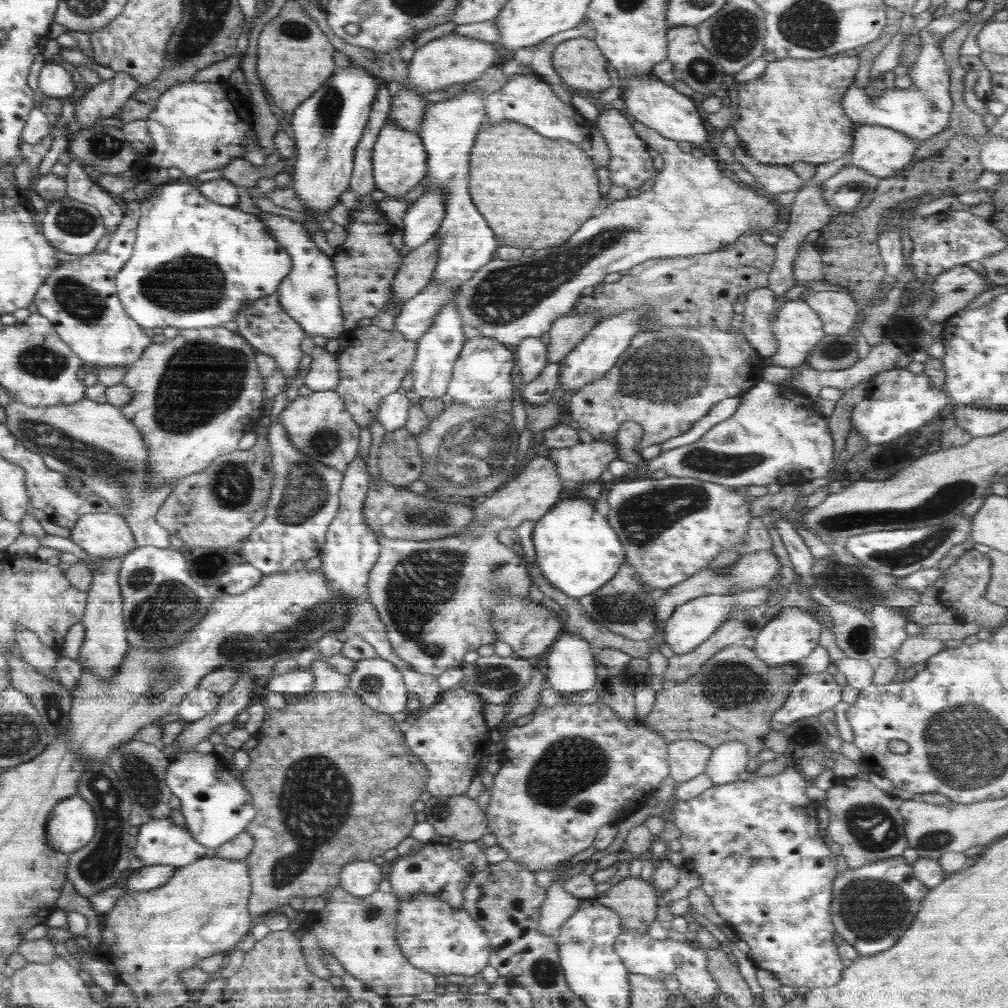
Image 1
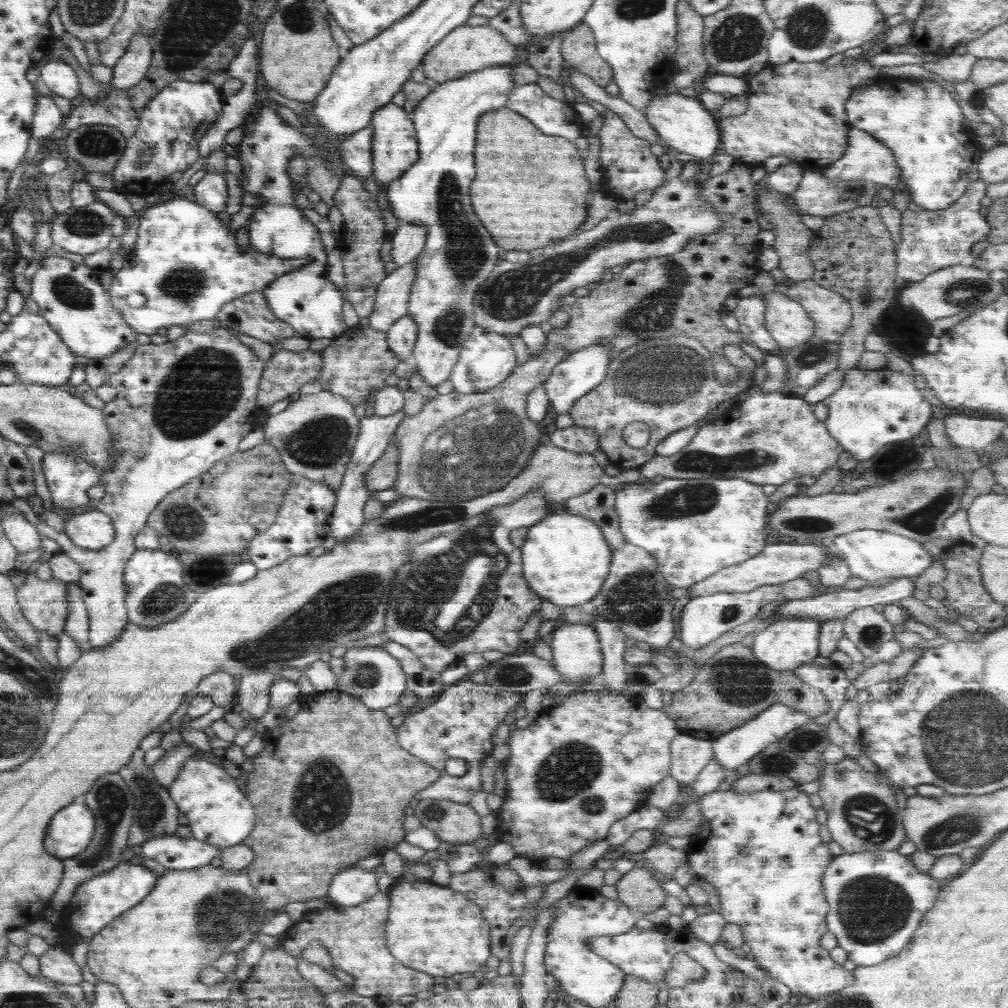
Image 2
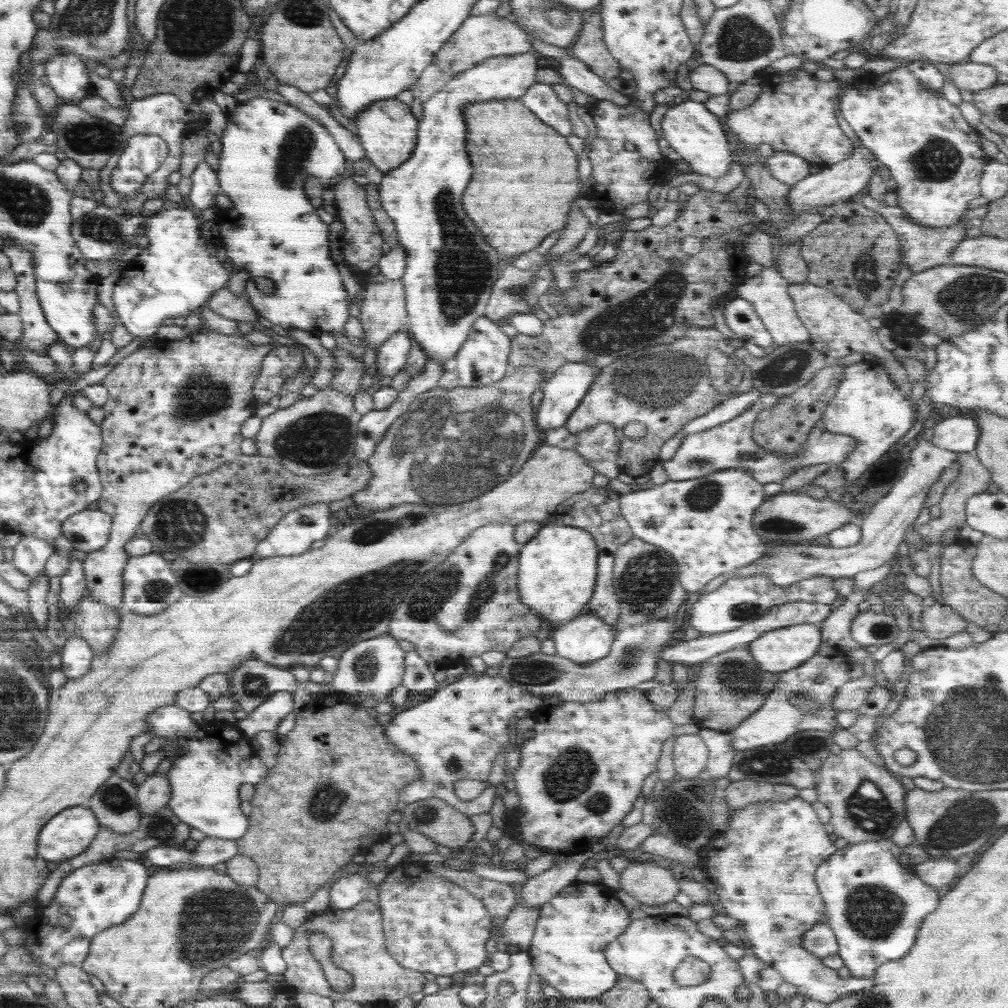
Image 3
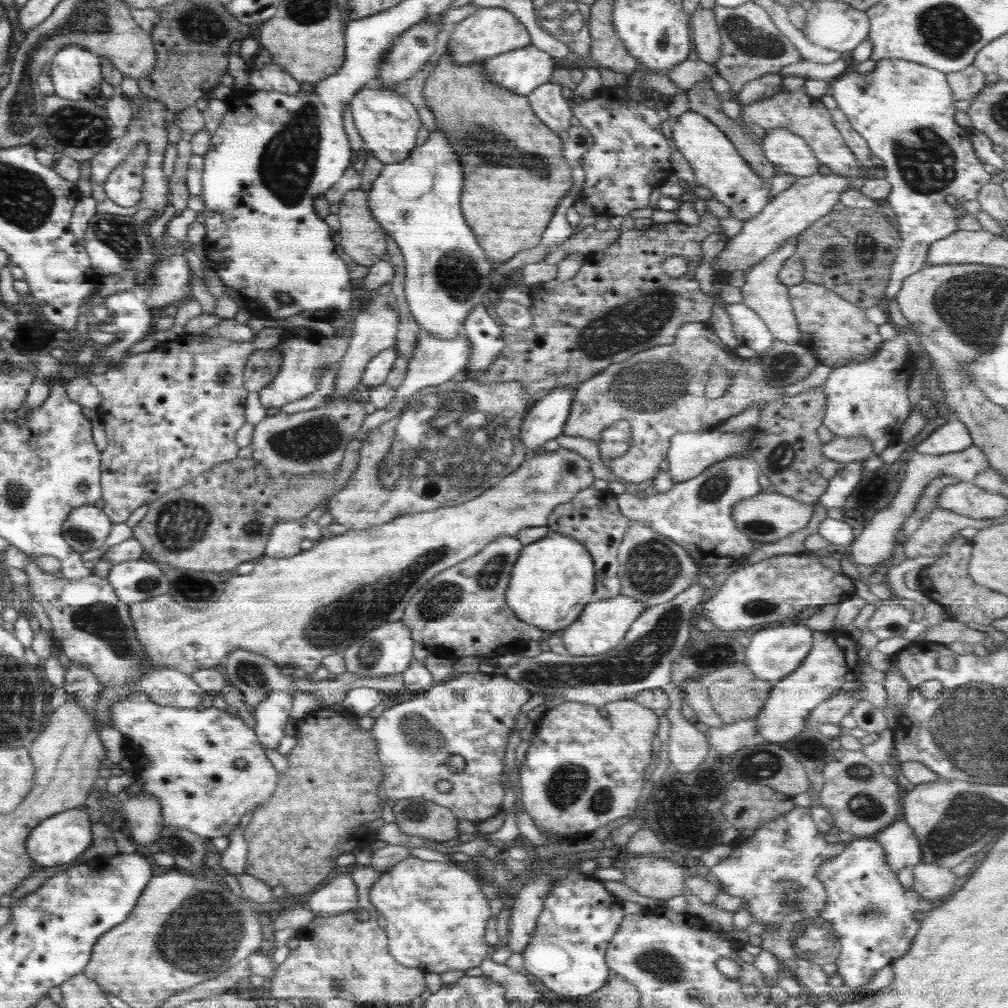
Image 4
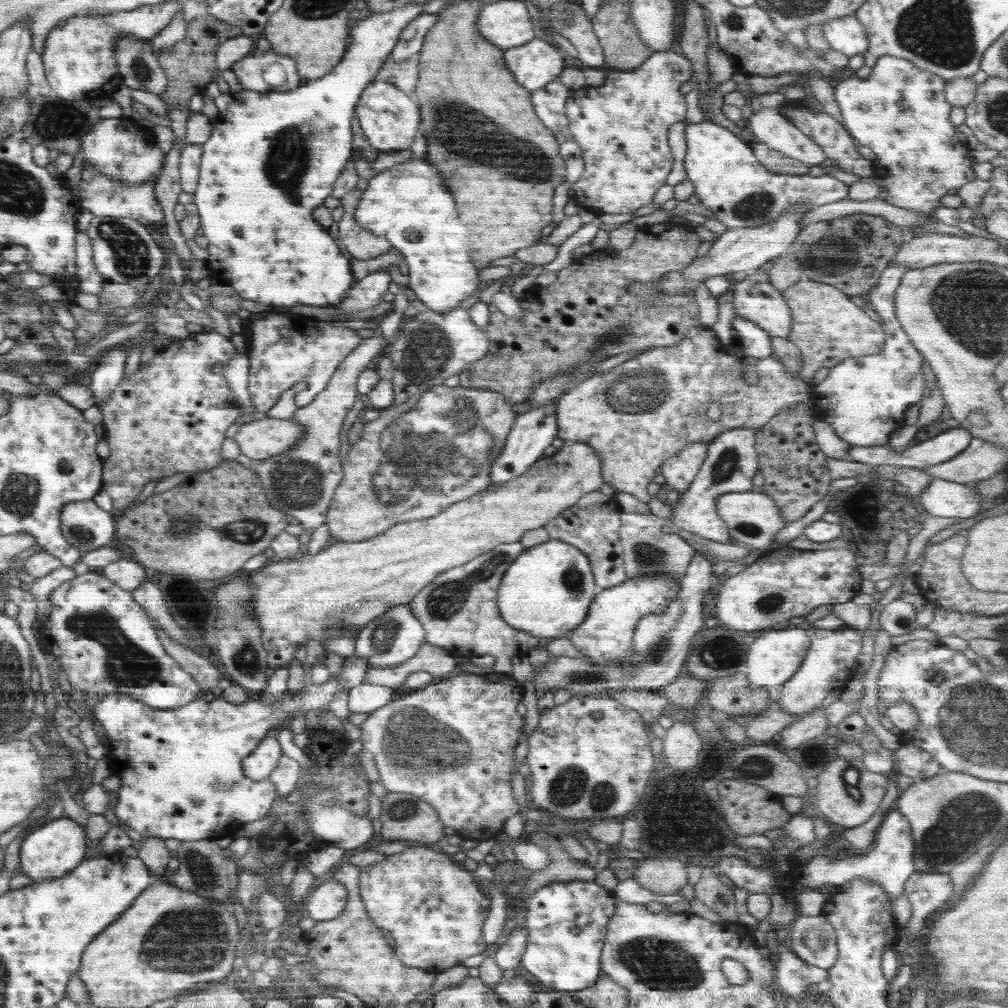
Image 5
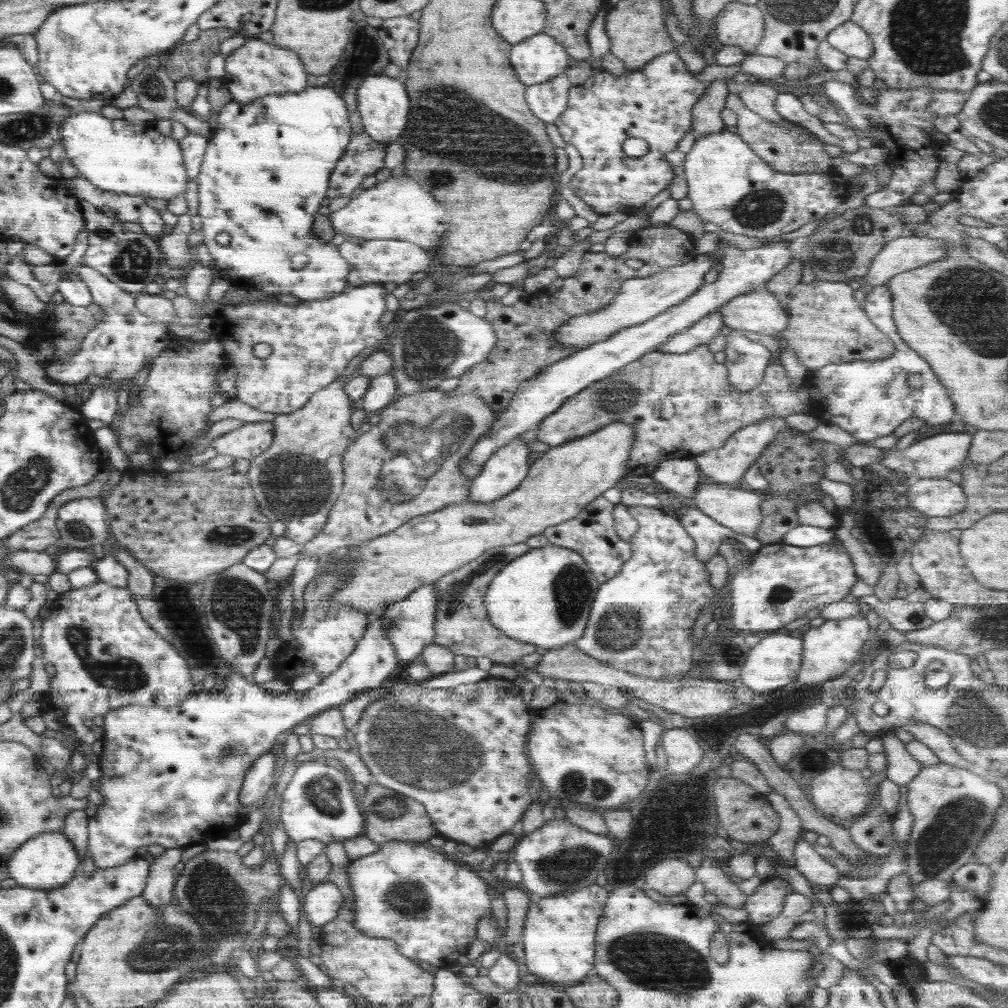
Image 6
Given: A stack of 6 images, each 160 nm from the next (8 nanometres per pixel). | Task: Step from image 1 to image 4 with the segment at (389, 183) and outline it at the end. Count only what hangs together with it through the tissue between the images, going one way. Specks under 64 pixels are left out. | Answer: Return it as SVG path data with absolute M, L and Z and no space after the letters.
M363 89L353 96L349 108L371 159L390 166L408 158L416 146L421 120L416 108L404 95L386 89Z

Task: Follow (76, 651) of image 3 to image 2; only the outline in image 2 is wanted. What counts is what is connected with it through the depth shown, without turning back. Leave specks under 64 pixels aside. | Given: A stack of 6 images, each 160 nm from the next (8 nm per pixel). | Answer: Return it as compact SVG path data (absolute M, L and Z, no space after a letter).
M79 582L68 583L68 588L71 588L71 596L69 597L71 598L71 616L63 634L74 639L82 647L82 651L86 653L90 651L90 640L88 640L90 620L86 614L86 606L80 598Z

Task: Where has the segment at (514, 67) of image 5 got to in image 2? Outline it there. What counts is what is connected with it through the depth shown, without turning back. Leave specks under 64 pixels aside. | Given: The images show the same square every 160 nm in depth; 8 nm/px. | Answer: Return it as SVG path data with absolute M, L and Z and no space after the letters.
M496 65L477 70L456 80L438 84L410 114L418 140L420 158L400 178L385 186L391 212L398 221L424 224L428 229L426 244L415 258L416 274L409 294L407 311L417 324L417 337L411 362L419 370L420 378L428 386L437 387L448 380L457 363L460 349L475 327L473 306L476 291L488 280L498 262L500 247L496 246L488 230L478 222L470 206L470 182L474 174L476 127L482 114L502 109L508 103L515 82L511 66Z

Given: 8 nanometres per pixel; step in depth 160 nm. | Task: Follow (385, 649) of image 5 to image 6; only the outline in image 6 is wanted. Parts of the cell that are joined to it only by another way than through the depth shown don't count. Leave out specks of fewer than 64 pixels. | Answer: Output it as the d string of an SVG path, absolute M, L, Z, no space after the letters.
M434 584L422 586L420 589L416 590L414 593L410 593L410 596L408 596L408 598L404 598L402 602L395 602L394 604L388 606L388 608L385 608L383 612L379 612L379 614L377 614L378 619L374 618L374 620L380 620L380 622L382 622L383 627L386 629L386 636L388 636L388 642L390 642L390 646L392 646L392 650L396 652L396 658L399 660L399 662L403 666L409 664L414 659L418 658L420 653L424 651L424 648L426 648L426 646L429 646L434 641L434 627L435 627L434 612L436 611L436 593L434 593L434 588L432 587L434 587Z

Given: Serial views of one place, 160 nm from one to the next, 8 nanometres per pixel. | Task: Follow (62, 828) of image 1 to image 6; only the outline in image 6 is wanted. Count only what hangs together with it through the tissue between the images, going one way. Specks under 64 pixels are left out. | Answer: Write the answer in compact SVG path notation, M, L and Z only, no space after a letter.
M48 832L20 845L7 862L4 876L14 878L18 887L52 890L70 882L76 868L78 856L74 846L64 838L64 832Z

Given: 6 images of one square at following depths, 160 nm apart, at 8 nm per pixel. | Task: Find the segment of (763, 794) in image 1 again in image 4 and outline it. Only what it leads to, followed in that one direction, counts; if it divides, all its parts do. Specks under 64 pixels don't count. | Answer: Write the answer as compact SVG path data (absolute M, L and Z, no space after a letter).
M794 807L774 820L760 823L753 837L741 836L732 844L734 853L720 864L712 866L710 872L720 880L720 889L730 896L742 899L746 909L757 923L764 923L767 930L760 934L763 941L760 947L769 950L777 958L778 964L784 962L792 970L795 978L807 993L816 996L829 996L844 1004L845 998L855 996L855 1000L890 986L893 970L890 965L880 969L872 980L864 986L853 988L843 984L839 987L828 985L827 974L821 964L813 959L800 958L789 939L794 924L803 918L818 917L827 903L826 889L817 879L816 871L822 863L835 858L845 848L843 843L828 843L824 834L817 830L811 817L812 807Z

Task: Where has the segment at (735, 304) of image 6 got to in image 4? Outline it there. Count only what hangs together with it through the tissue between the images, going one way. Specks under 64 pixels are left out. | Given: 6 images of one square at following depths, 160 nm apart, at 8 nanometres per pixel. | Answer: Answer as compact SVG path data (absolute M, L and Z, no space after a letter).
M792 237L782 243L777 250L769 254L760 264L753 266L750 272L745 274L746 283L740 287L742 292L742 303L748 305L766 323L775 339L789 342L800 343L801 334L797 318L795 317L793 306L788 294L789 287L779 281L777 274L782 268L784 261L788 257L796 255L795 249L798 244L798 237Z

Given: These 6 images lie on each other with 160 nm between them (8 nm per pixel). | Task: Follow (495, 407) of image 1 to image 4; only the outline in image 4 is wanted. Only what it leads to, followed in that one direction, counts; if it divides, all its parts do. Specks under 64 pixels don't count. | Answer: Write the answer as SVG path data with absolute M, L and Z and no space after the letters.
M480 303L468 313L462 332L472 345L472 352L465 370L472 372L474 376L480 376L486 372L489 364L492 364L504 348L501 326L496 324L486 307Z

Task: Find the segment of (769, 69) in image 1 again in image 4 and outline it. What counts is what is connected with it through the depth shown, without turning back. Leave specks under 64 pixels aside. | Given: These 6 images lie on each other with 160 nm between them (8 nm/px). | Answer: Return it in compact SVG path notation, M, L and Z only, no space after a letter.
M783 89L776 95L742 107L739 121L745 128L748 129L750 124L754 123L762 127L766 133L768 130L788 130L804 138L804 142L813 150L814 158L830 168L833 173L854 179L865 177L863 168L856 162L850 147L844 143L840 132L834 127L832 116L828 108L820 102L820 98L808 96L804 89L798 92L788 92Z

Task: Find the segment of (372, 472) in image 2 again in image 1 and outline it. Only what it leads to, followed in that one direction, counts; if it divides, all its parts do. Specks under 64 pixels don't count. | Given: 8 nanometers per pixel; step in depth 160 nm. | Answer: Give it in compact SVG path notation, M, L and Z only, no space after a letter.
M405 427L388 431L380 442L378 468L381 480L405 486L423 474L423 458L416 437Z

